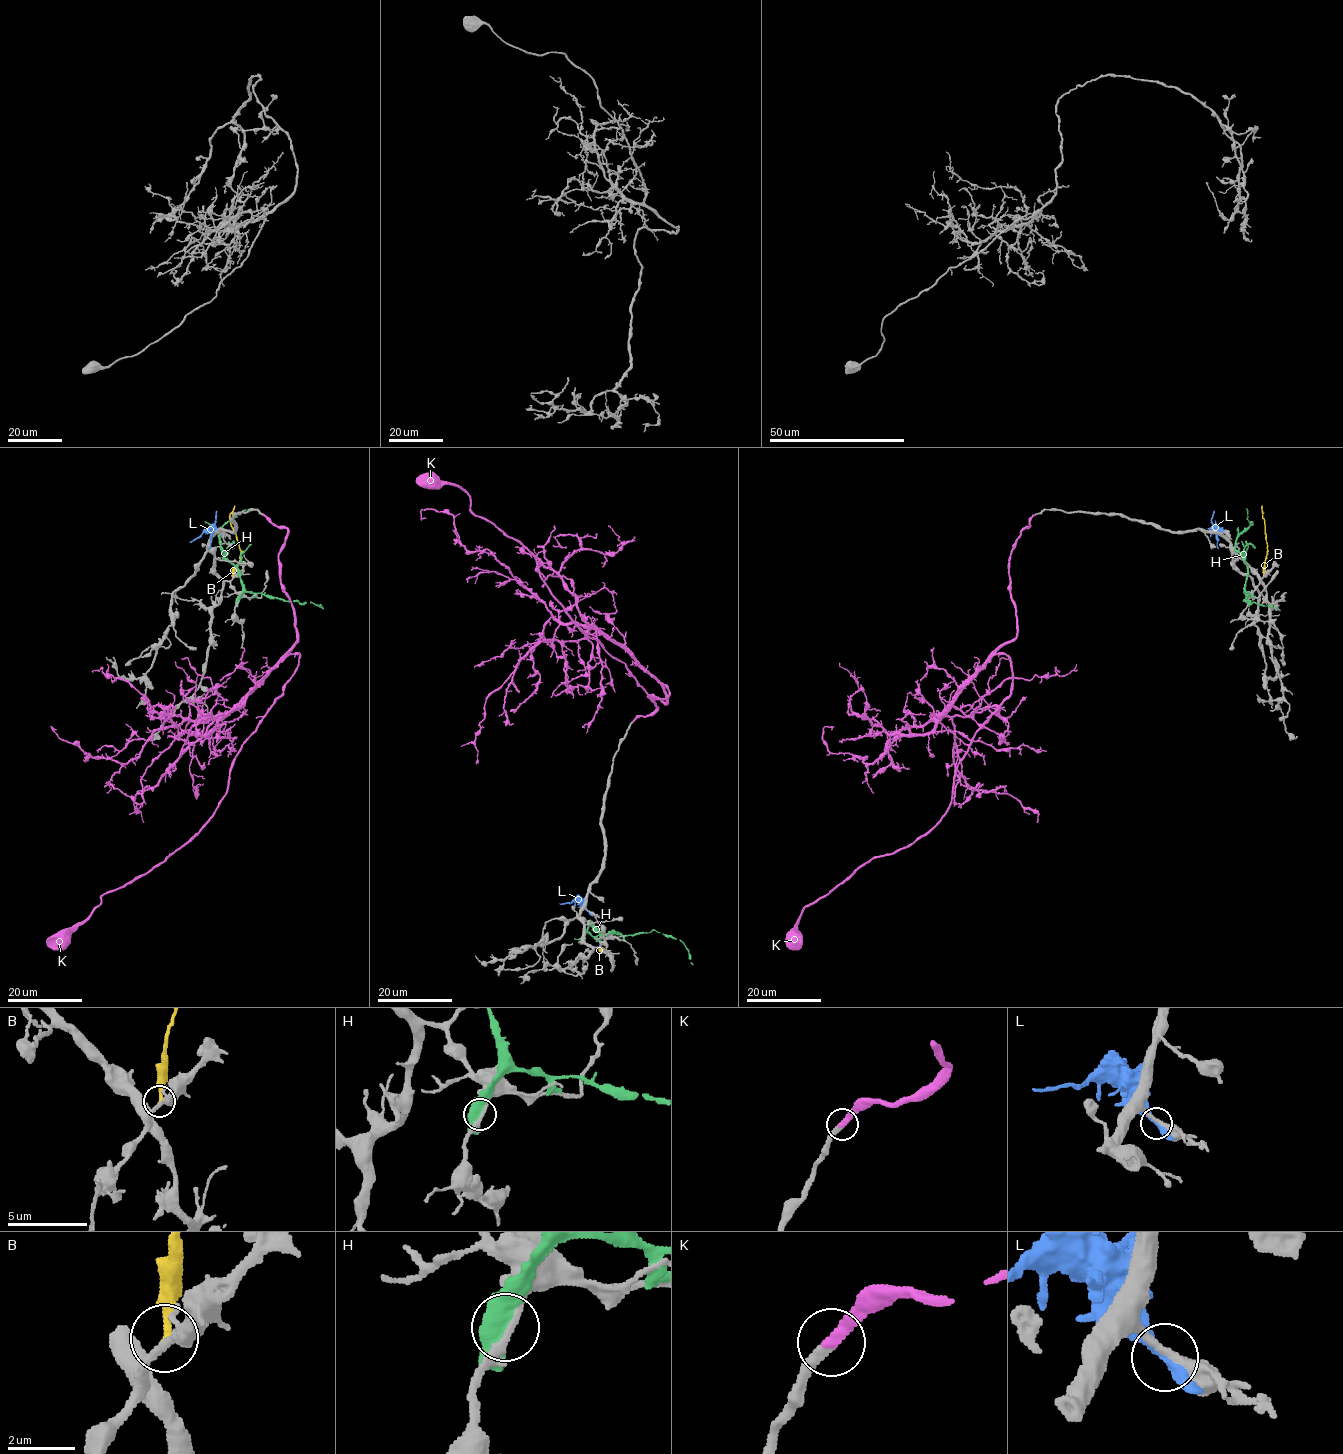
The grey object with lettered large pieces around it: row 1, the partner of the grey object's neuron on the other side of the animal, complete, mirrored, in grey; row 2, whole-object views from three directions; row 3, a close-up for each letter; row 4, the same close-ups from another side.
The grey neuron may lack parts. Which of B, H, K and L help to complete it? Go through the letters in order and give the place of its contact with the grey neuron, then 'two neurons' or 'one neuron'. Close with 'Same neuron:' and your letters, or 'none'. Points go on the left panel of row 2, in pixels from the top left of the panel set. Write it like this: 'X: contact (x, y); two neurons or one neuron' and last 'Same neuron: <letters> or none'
B: contact (233, 576); two neurons
H: contact (238, 602); two neurons
K: contact (263, 514); one neuron
L: contact (219, 532); two neurons
Same neuron: K

